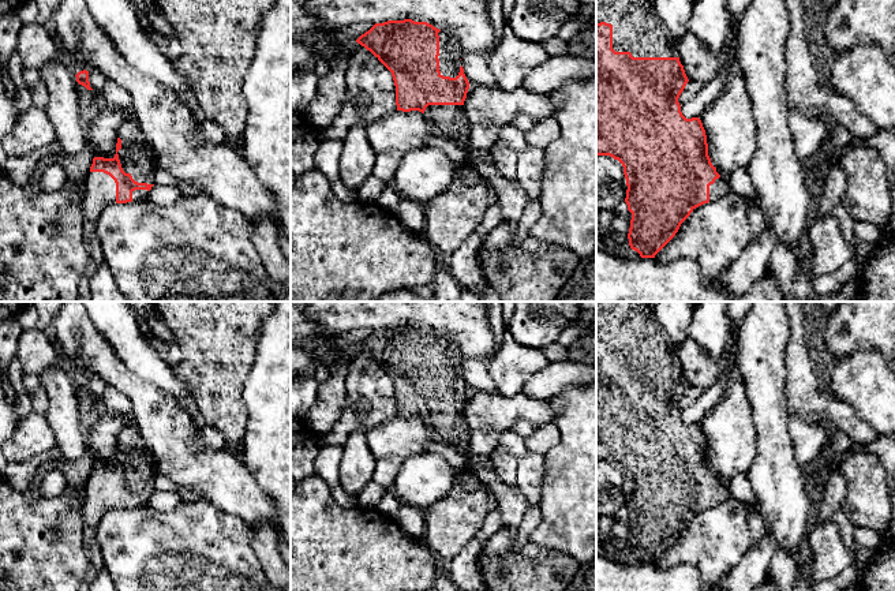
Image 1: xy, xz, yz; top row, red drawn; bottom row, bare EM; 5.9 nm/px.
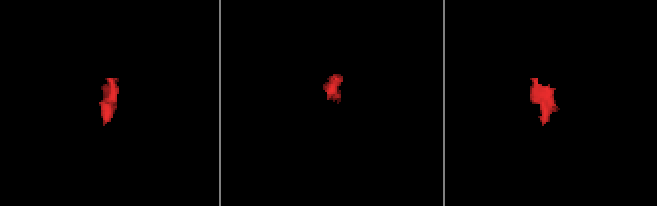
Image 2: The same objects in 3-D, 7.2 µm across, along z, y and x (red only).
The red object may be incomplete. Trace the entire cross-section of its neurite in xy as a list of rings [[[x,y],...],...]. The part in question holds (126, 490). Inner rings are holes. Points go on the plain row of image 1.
[[[136,427],[123,429],[113,464],[94,463],[82,501],[83,545],[90,573],[104,569],[96,531],[102,516],[113,509],[146,505],[158,474],[154,455]]]

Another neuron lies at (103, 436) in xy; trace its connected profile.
[[[101,409],[98,419],[86,430],[87,452],[94,463],[113,464],[119,437],[124,427],[131,426],[130,414]]]

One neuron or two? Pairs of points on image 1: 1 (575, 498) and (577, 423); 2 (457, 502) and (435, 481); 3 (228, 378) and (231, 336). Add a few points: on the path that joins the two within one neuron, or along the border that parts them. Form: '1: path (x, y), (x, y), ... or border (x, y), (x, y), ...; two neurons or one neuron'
1: path (577, 479), (577, 442); one neuron
2: border (457, 472), (453, 489), (427, 509); two neurons
3: path (228, 367), (228, 347); one neuron

